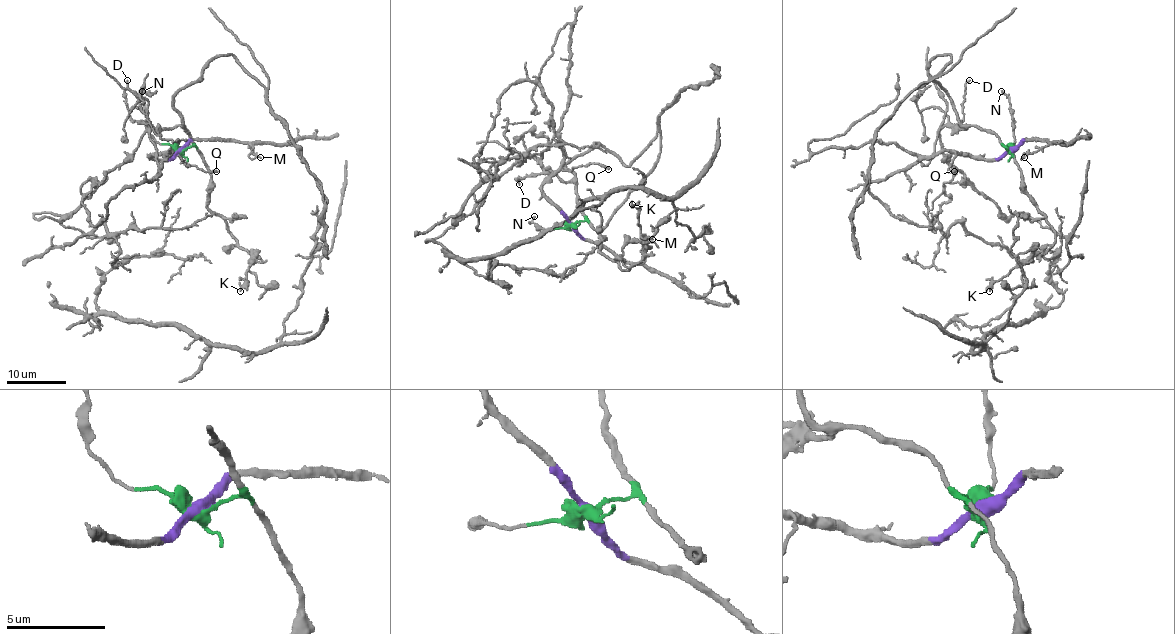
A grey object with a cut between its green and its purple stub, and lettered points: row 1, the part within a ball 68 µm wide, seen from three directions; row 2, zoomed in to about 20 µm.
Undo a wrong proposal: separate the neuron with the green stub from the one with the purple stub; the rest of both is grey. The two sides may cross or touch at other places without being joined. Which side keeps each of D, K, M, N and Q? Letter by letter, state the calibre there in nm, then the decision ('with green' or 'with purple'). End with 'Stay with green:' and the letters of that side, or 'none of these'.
D: 110 nm thick; with green
K: 90 nm thick; with green
M: 100 nm thick; with purple
N: 130 nm thick; with green
Q: 240 nm thick; with purple
Stay with green: D, K, N

